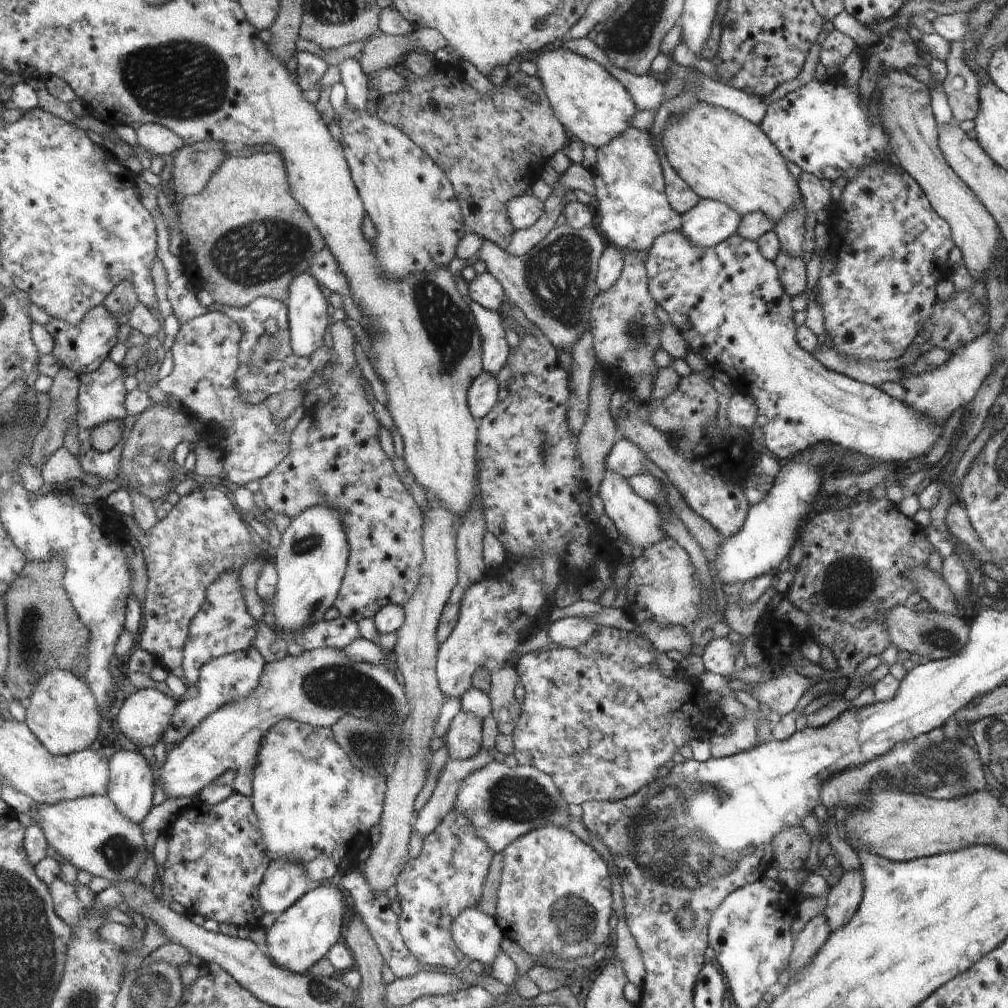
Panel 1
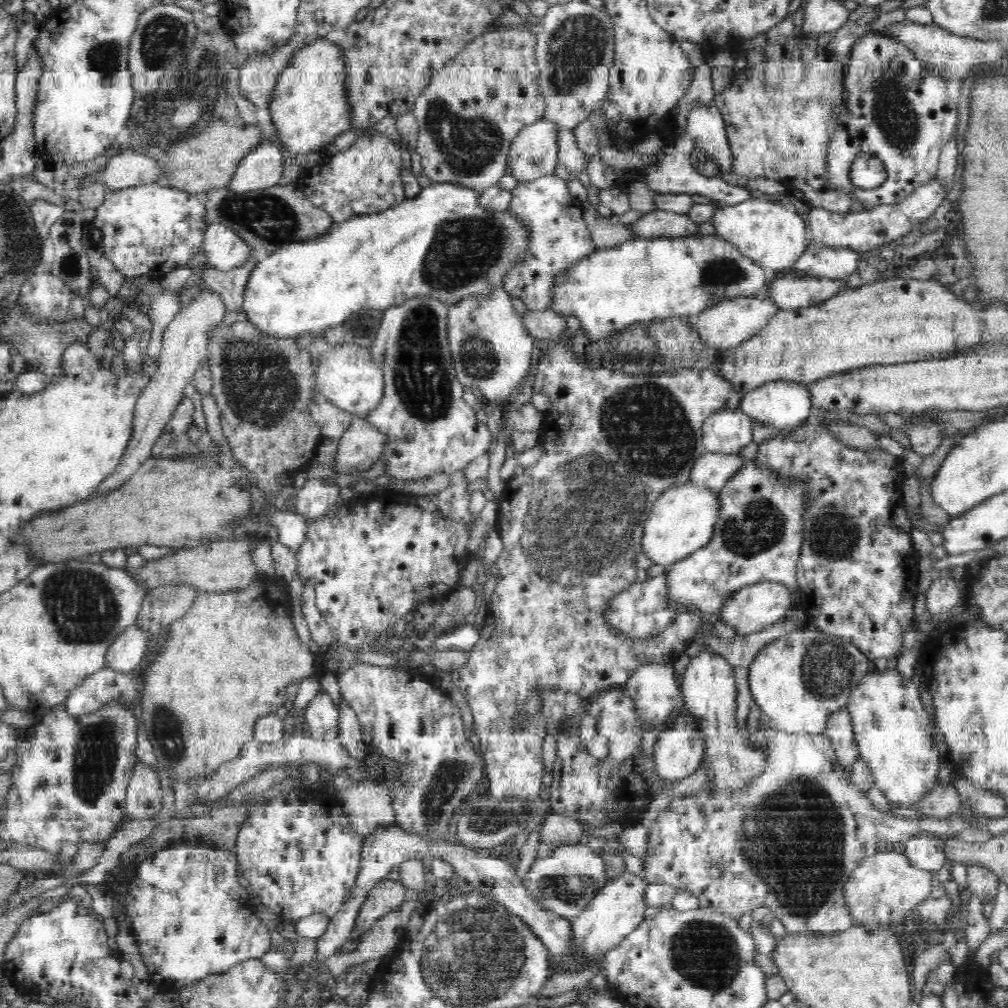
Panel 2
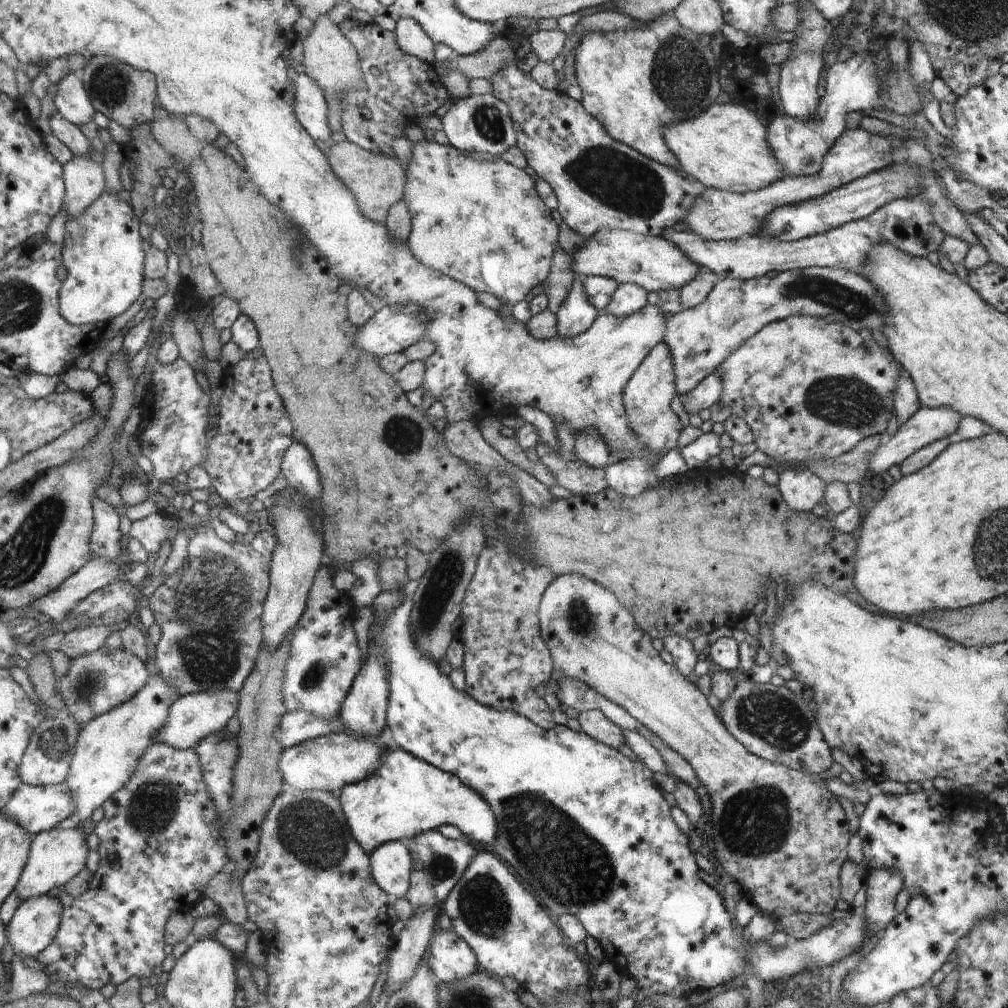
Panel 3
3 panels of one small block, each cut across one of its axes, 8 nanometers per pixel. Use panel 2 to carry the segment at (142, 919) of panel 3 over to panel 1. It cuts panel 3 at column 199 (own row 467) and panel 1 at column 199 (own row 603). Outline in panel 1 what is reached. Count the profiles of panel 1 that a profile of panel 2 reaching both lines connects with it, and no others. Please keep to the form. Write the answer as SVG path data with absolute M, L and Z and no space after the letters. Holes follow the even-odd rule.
M235 793L220 804L197 802L188 807L186 812L175 822L168 832L169 859L162 871L163 898L169 904L179 902L186 909L194 910L206 918L240 927L258 927L260 916L264 910L260 908L259 886L270 868L264 838L260 832L259 820L251 799Z

